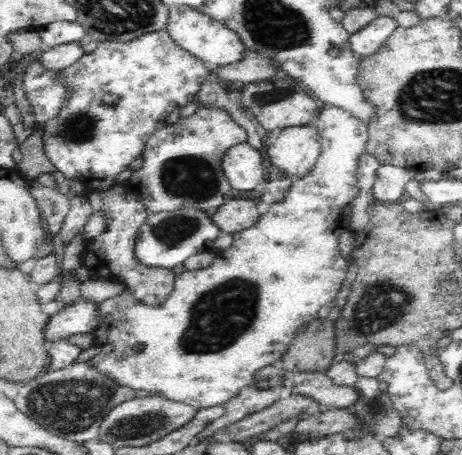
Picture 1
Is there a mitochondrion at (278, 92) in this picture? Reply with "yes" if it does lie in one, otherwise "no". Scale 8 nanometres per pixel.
yes

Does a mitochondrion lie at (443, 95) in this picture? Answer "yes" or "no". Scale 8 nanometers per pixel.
yes

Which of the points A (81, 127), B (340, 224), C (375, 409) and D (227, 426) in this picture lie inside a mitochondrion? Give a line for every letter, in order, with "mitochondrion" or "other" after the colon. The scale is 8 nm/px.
A: mitochondrion
B: other
C: mitochondrion
D: other

